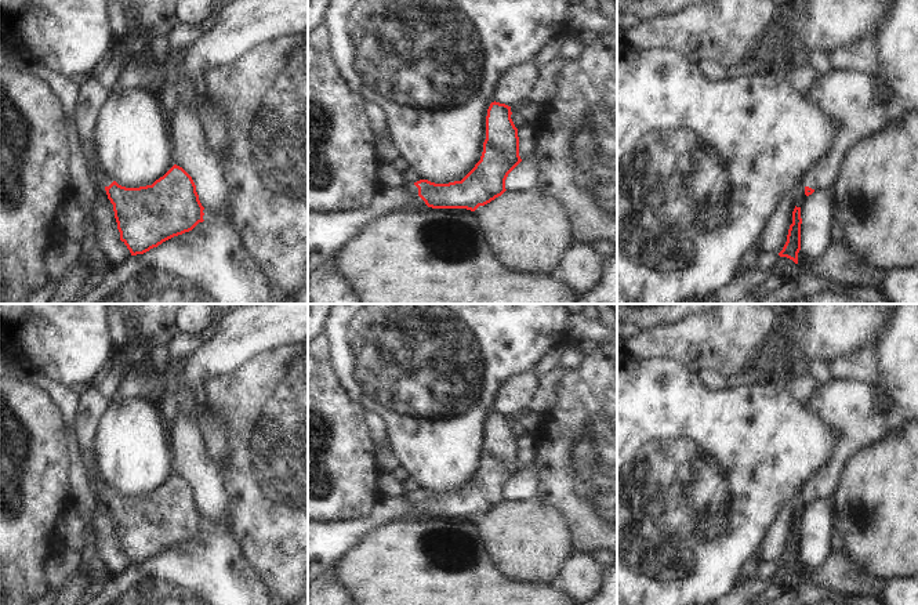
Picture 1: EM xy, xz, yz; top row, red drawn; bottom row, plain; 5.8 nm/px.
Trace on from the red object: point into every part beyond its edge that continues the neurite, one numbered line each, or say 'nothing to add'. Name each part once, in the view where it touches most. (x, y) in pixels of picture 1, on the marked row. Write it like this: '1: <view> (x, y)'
1: xz (416, 202)

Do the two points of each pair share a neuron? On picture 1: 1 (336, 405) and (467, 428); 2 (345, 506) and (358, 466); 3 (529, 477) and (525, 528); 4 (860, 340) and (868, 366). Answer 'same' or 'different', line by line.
1: different
2: same
3: different
4: different

